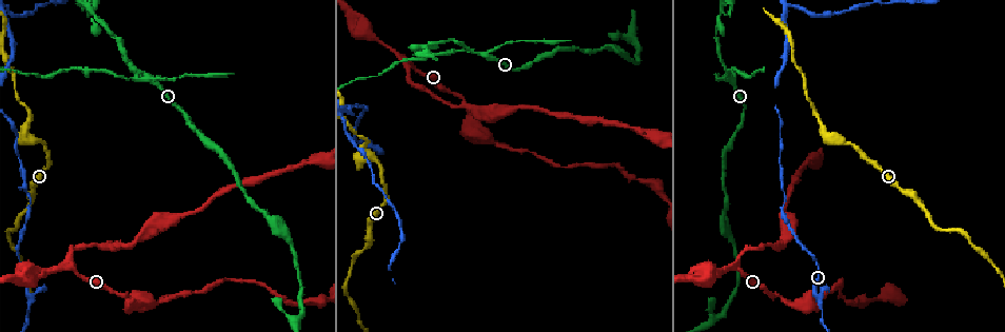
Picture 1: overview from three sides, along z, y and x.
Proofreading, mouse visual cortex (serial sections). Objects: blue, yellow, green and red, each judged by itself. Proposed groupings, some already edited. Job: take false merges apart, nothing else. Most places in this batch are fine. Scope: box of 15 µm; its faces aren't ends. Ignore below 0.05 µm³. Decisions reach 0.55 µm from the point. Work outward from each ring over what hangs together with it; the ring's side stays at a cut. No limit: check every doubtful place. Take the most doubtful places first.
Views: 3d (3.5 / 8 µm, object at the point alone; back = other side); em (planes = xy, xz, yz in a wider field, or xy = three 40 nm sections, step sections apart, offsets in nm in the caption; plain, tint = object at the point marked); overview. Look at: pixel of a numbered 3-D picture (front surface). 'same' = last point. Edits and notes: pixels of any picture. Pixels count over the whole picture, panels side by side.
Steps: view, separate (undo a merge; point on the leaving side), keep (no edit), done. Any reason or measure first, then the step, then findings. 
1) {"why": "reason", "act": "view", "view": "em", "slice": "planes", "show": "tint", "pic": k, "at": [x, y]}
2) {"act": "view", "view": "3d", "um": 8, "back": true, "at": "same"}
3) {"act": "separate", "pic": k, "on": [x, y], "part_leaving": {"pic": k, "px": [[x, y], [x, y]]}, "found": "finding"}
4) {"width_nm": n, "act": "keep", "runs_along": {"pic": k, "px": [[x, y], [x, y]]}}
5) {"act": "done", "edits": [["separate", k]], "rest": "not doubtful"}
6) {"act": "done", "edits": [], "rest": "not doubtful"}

{"why": "four arms meet", "act": "view", "view": "3d", "um": 3.5, "pic": 1, "at": [137, 73]}

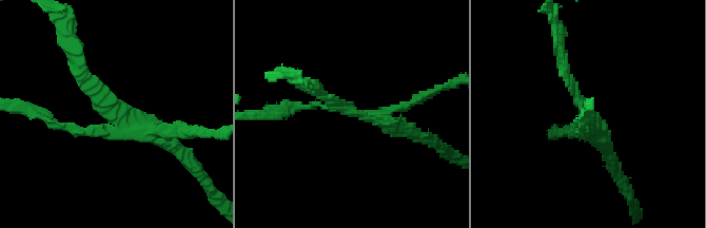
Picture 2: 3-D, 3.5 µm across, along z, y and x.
{"arms": 4, "arm_widths_nm": [100, 150, 150, 250], "why": "need the tissue", "act": "view", "view": "em", "slice": "xy", "step": 5, "show": "tint", "pic": 2, "at": [119, 115]}

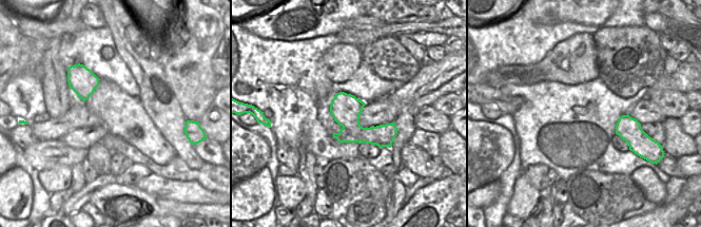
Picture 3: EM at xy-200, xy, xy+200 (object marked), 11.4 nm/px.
{"act": "separate", "pic": 2, "on": [181, 128], "found": "two cells meet here"}

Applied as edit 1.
{"act": "view", "view": "overview"}

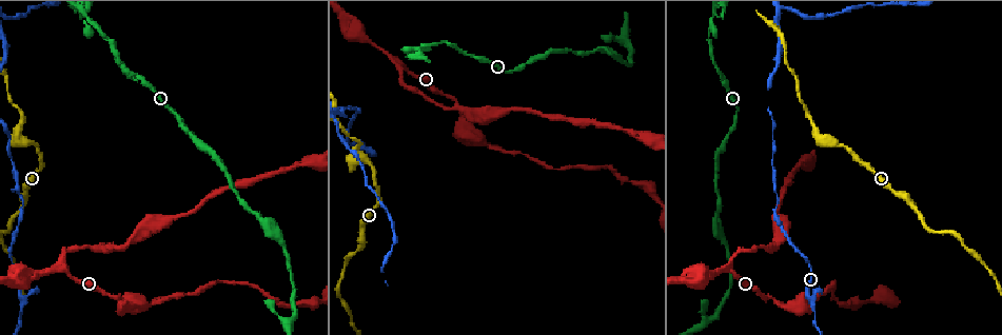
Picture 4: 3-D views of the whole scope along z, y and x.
{"act": "view", "view": "em", "slice": "xy", "step": 3, "show": "tint", "pic": 4, "at": [27, 142]}

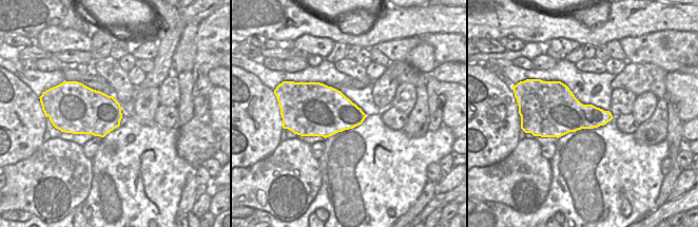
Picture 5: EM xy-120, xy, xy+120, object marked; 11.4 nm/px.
{"act": "view", "view": "3d", "um": 3.5, "at": "same"}

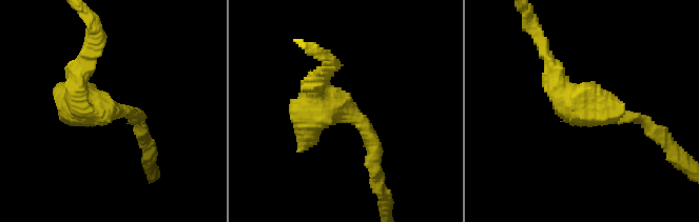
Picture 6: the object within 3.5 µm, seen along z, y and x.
{"act": "keep", "runs_along": {"pic": 6, "px": [[616, 116], [564, 97], [545, 55]]}, "found": "one cell here"}

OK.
{"why": "sharp bend", "act": "view", "view": "3d", "um": 3.5, "back": true, "pic": 4, "at": [403, 65]}

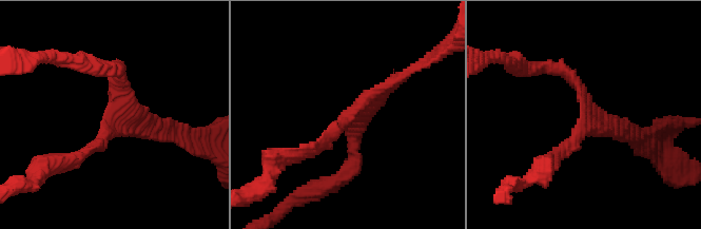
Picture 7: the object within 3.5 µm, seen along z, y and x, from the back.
{"arms": 3, "arm_widths_nm": [200, 200, 200], "act": "view", "view": "em", "slice": "xy", "step": 2, "show": "tint", "pic": 7, "at": [348, 112]}

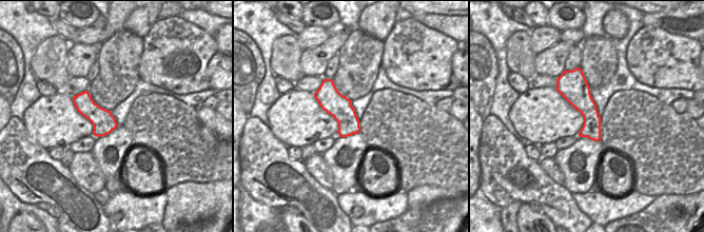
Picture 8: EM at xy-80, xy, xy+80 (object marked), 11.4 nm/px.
{"why": "another direction", "act": "view", "view": "em", "slice": "planes", "show": "tint", "at": "same"}

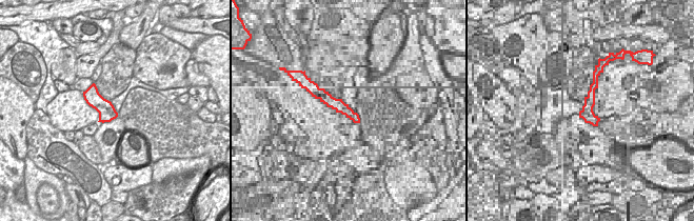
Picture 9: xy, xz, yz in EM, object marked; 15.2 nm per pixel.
{"act": "keep", "found": "one cell here"}

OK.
{"why": "abrupt turn", "act": "view", "view": "3d", "um": 8, "back": true, "pic": 4, "at": [796, 306]}

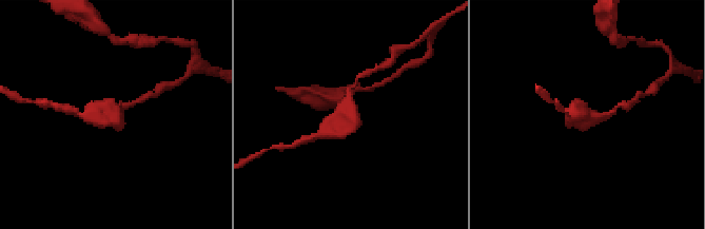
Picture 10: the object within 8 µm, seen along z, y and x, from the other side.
{"act": "view", "view": "3d", "um": 3.5, "pic": 10, "at": [113, 116]}

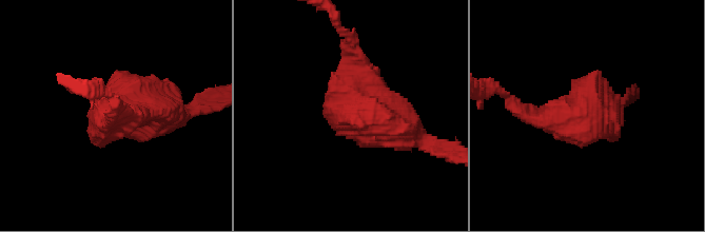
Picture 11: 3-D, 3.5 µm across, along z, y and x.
{"why": "now the EM", "act": "view", "view": "em", "slice": "planes", "show": "tint", "pic": 11, "at": [348, 96]}

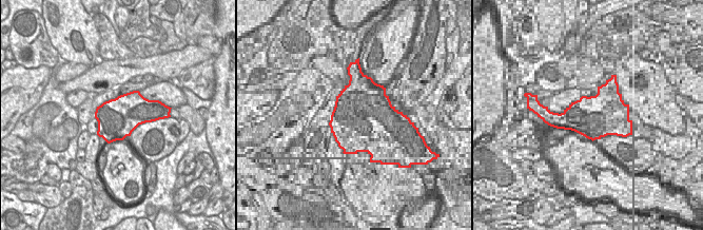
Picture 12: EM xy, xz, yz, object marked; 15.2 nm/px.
{"act": "keep", "runs_along": {"pic": 11, "px": [[350, 46], [346, 92], [420, 140]]}, "found": "one cell here"}

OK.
{"why": "branch point", "act": "view", "view": "3d", "um": 3.5, "pic": 4, "at": [426, 45]}

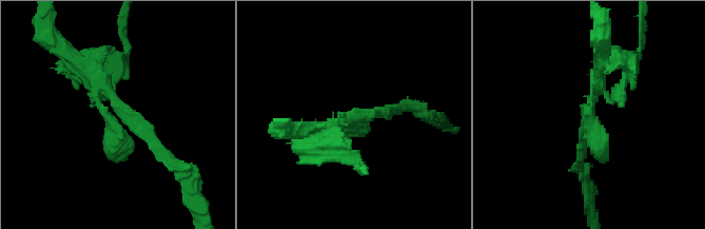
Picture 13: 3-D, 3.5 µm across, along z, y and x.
{"act": "view", "view": "em", "slice": "xy", "step": 5, "show": "tint", "pic": 13, "at": [123, 116]}

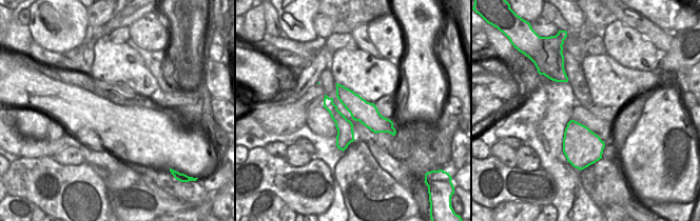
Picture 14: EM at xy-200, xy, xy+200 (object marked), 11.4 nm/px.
{"act": "separate", "pic": 13, "on": [603, 151], "part_leaving": {"pic": 13, "px": [[588, 122], [600, 138], [605, 158]]}, "found": "a second cell is stuck on"}

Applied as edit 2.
{"act": "done", "edits": [["separate", 2], ["separate", 13]], "rest": "not doubtful"}

